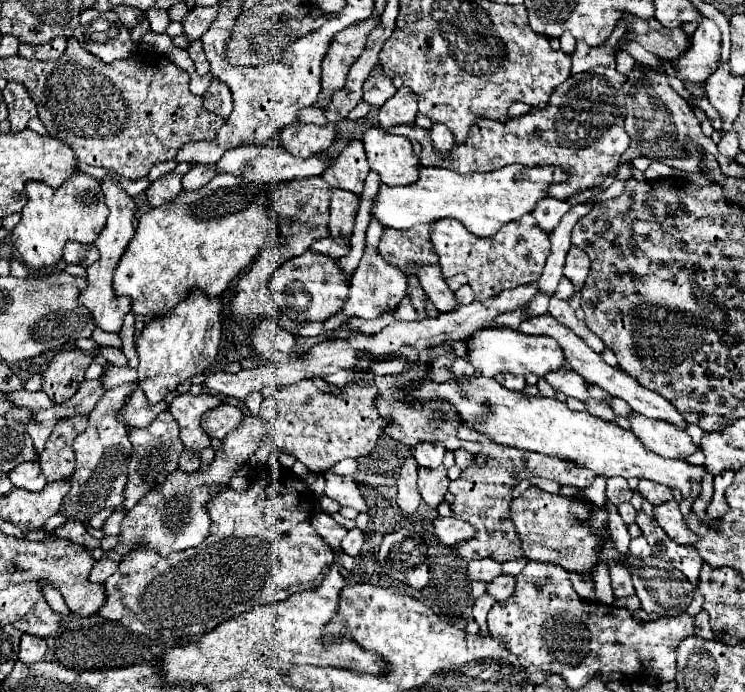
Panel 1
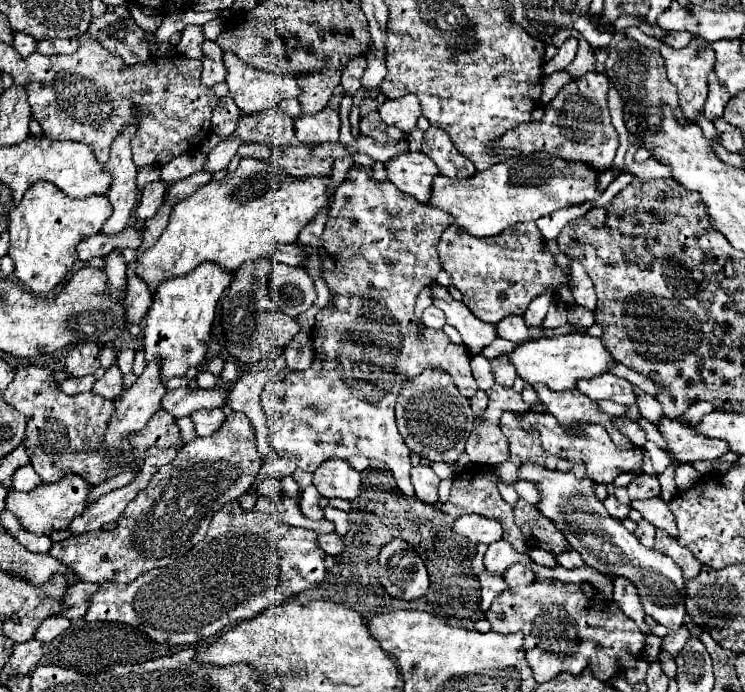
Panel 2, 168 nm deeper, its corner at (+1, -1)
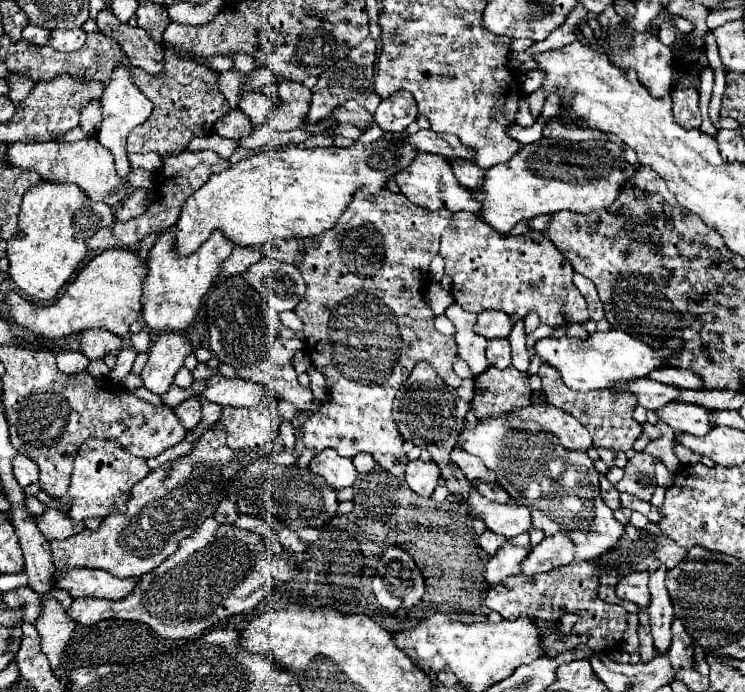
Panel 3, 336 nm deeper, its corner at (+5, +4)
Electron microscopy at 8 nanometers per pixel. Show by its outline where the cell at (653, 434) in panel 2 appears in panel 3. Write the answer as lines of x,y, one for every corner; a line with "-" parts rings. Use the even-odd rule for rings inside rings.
675,443
673,451
675,451
675,455
679,457
679,461
681,461
683,465
695,465
695,463
699,463
699,461
701,461
701,457
699,457
697,453
687,451
687,449
685,449
685,447
681,447
679,443

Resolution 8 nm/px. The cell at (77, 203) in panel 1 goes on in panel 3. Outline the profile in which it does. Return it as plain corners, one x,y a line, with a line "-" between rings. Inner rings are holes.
41,181
37,187
33,185
25,195
19,211
19,223
17,223
17,233
7,241
7,259
9,259
9,275
17,283
19,289
23,289
27,295
41,299
41,301
51,301
55,299
57,291
65,285
65,281
75,273
77,265
85,259
87,247
85,239
97,233
103,227
109,227
115,221
113,209
105,203
95,203
91,201
85,191
81,191
73,183
51,183
51,181

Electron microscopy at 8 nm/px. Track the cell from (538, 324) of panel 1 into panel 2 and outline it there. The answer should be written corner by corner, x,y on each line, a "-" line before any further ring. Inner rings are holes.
509,316
501,322
497,322
495,330
497,330
499,338
509,340
509,342
521,342
521,340
527,340
527,338
541,338
543,332
545,332
543,326
527,328
521,316

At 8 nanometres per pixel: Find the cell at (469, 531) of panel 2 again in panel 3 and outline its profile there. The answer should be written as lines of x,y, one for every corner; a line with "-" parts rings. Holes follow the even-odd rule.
475,487
469,489
469,517
481,519
487,529
507,539
525,533
531,527
531,515
525,505
495,503
483,497

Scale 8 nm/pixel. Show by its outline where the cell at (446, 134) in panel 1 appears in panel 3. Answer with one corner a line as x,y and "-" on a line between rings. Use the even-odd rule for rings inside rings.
451,159
449,161
453,167
453,173
457,177
457,181
465,187
481,187
483,183
483,175
485,171
481,167
477,167
471,161
463,161
463,159

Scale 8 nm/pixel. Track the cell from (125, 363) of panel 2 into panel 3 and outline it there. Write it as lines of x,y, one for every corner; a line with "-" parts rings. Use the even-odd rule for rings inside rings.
119,349
119,353
117,353
117,365
115,365
115,369
109,373
109,377
115,381
115,383
119,383
129,371
131,371
131,367
133,367
133,361
135,361
135,349

